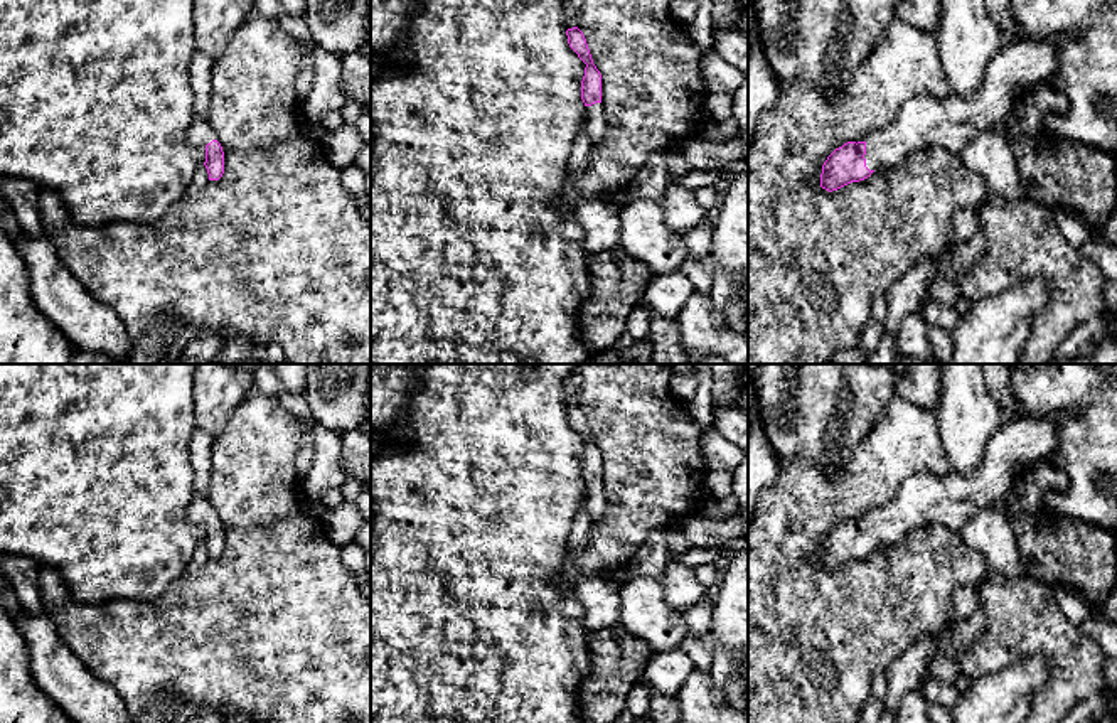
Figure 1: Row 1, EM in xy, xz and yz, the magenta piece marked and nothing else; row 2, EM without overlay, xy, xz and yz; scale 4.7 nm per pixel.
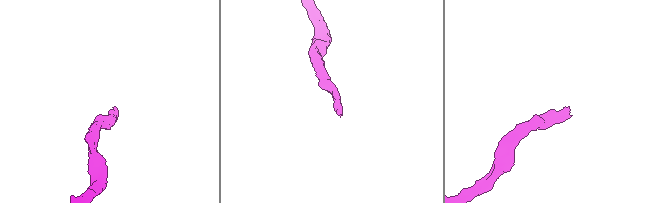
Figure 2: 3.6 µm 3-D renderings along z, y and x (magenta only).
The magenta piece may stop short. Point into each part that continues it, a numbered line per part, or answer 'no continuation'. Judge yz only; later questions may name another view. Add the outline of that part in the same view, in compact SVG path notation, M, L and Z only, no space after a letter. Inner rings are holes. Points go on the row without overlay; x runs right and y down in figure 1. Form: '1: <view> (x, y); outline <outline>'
1: yz (952, 499); outline M1077 413L1055 418L1004 416L970 475L950 469L945 475L915 474L905 479L890 502L864 517L866 544L874 549L893 544L927 524L959 533L981 509L1004 502L1021 467L1058 448L1063 421Z

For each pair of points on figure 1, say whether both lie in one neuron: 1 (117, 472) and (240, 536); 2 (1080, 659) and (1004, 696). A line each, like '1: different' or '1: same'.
1: different
2: different

